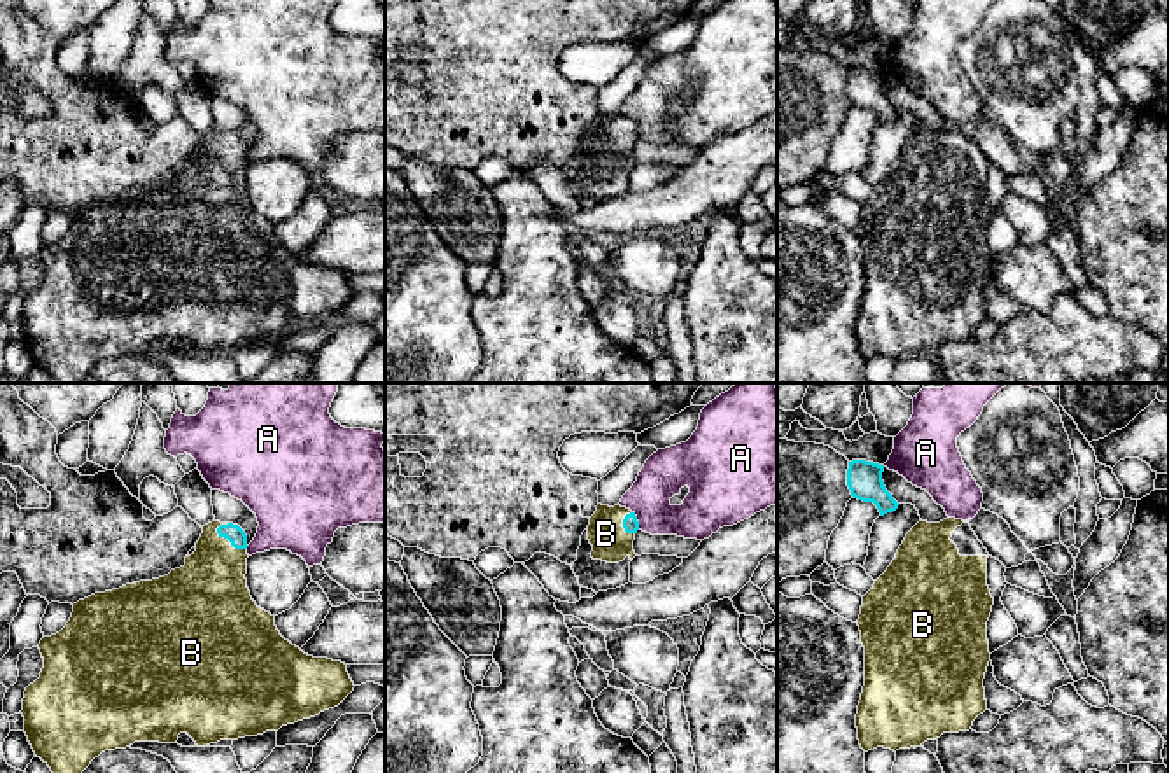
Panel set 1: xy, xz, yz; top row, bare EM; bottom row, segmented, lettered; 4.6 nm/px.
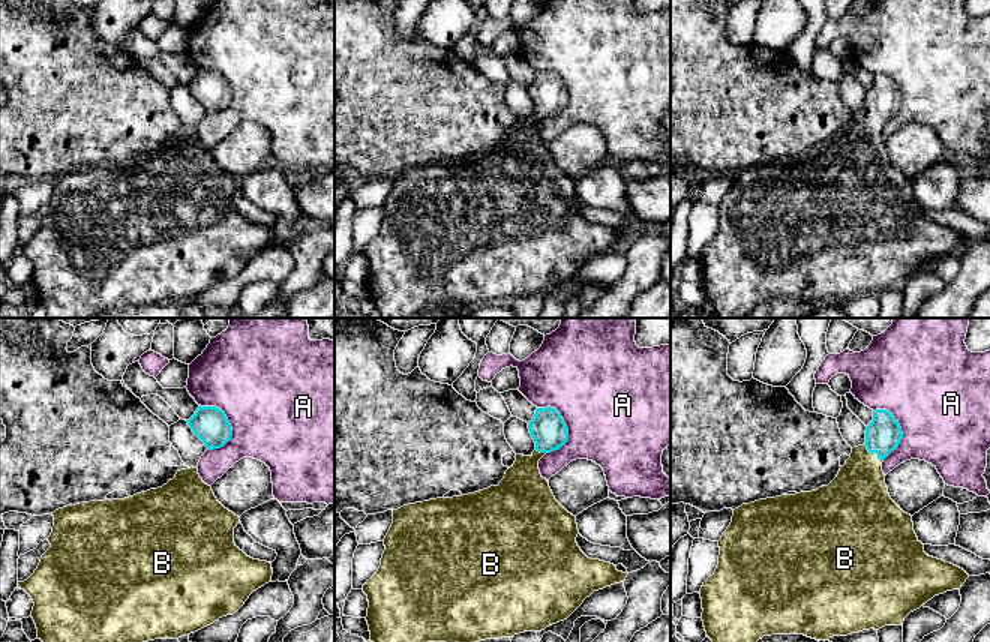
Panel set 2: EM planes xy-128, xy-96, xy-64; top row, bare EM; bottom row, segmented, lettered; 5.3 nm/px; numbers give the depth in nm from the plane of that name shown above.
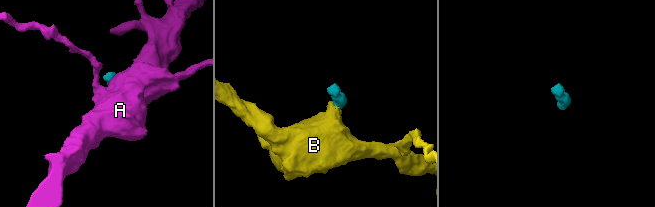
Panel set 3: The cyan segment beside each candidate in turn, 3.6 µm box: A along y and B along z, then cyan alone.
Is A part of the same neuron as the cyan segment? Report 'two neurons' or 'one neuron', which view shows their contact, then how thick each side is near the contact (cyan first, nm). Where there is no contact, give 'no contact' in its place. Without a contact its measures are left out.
two neurons; contact in xz; calibres 70 and 200 nm

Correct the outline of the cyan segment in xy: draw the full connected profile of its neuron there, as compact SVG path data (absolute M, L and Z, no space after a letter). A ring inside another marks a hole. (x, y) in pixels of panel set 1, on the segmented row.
M215 519L201 528L184 567L79 600L66 626L40 640L44 668L24 691L21 714L35 756L52 773L82 773L102 752L135 742L177 743L180 733L206 747L278 731L338 707L354 691L345 663L304 654L280 635L275 616L256 605L245 579L245 532Z

